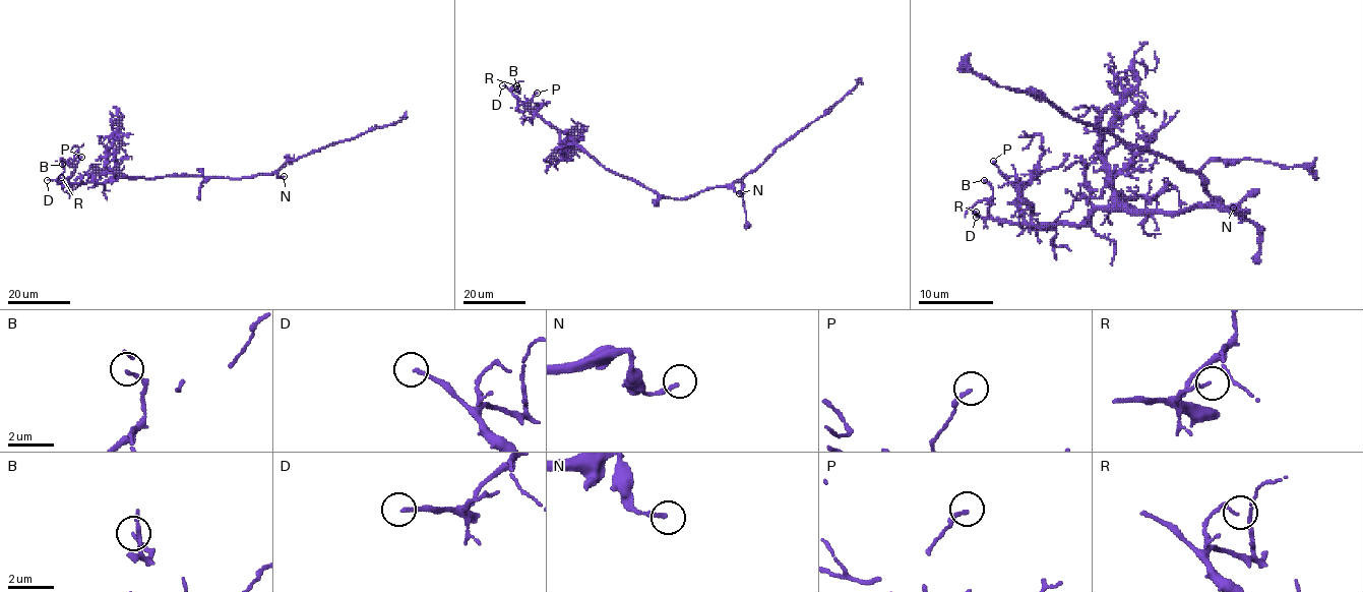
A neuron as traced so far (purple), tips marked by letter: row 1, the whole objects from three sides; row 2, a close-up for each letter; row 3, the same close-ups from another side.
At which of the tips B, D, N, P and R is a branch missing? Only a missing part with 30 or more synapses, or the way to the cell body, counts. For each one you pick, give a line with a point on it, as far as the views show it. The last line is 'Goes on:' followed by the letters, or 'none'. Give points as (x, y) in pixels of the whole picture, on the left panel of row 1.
D: place (47, 180)
Goes on: D

